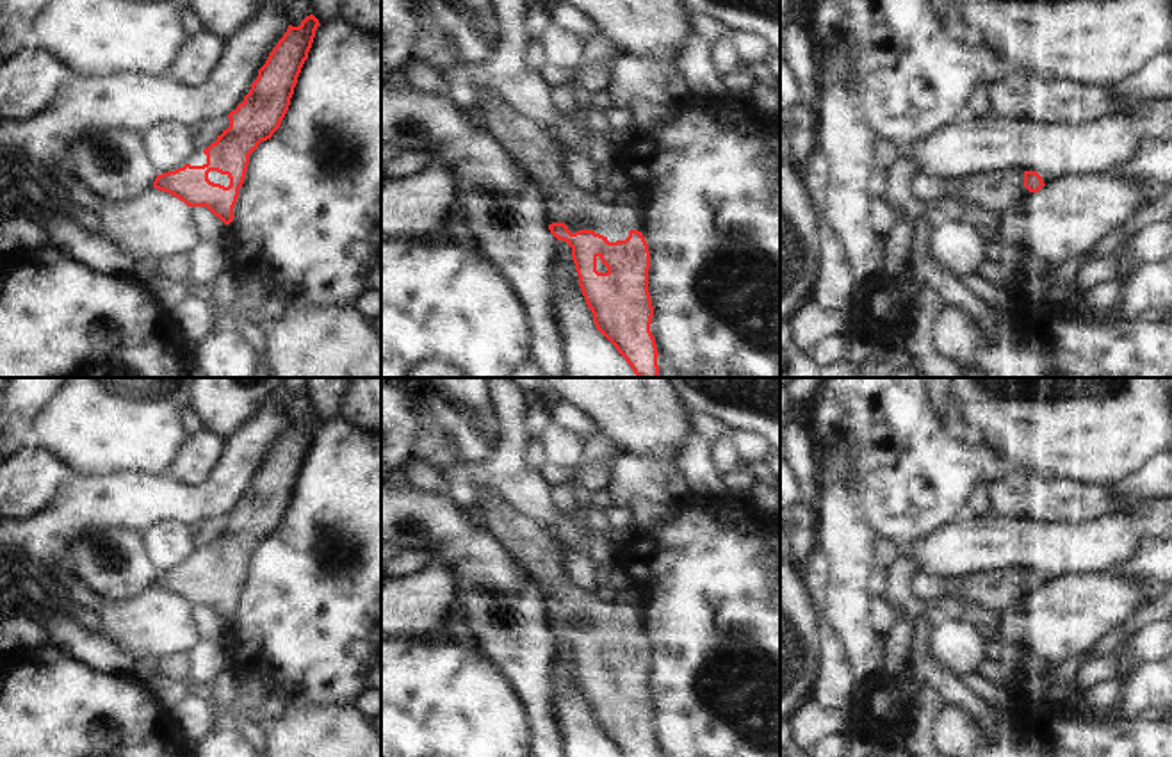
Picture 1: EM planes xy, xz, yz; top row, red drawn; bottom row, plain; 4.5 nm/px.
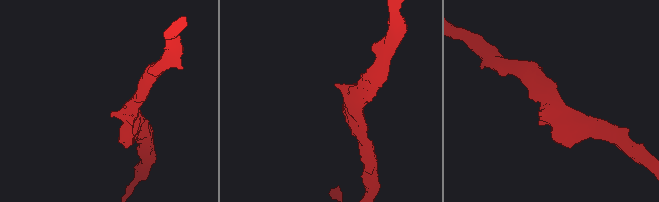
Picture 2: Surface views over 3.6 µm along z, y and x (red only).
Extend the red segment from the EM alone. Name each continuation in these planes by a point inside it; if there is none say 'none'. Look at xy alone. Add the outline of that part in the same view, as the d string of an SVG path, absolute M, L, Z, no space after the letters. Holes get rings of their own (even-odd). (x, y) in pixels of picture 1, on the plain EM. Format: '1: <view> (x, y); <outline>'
none

